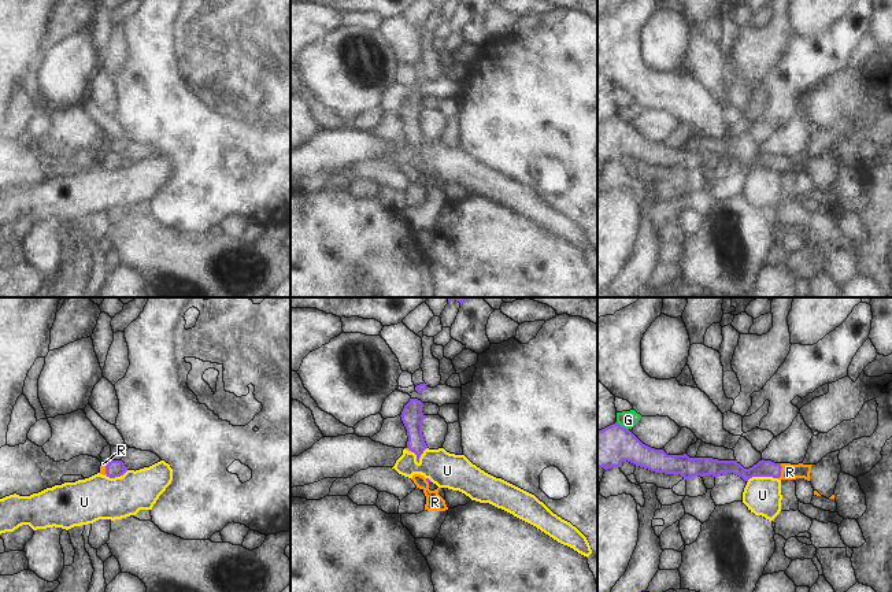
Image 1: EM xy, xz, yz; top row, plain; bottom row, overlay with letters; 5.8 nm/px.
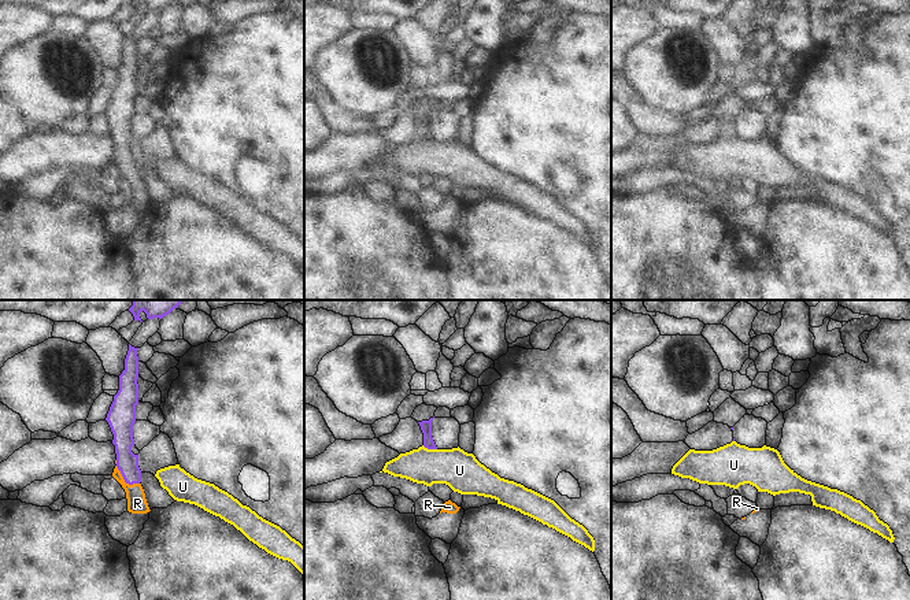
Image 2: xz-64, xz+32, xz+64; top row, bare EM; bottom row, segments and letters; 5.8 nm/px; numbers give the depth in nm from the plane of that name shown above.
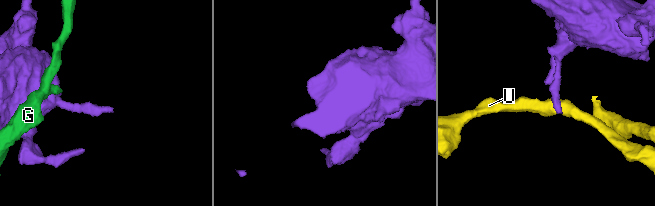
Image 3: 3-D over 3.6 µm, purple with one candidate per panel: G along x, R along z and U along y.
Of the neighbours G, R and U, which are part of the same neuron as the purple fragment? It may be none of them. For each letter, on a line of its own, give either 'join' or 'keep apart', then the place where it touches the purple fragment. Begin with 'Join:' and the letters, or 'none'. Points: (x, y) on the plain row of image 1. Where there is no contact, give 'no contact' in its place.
Join: R
G: keep apart; contact yz (622, 119)
R: join; contact yz (780, 165)
U: keep apart; contact yz (761, 169)

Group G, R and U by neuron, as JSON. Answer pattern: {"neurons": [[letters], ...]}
{"neurons": [["G"], ["R"], ["U"]]}

